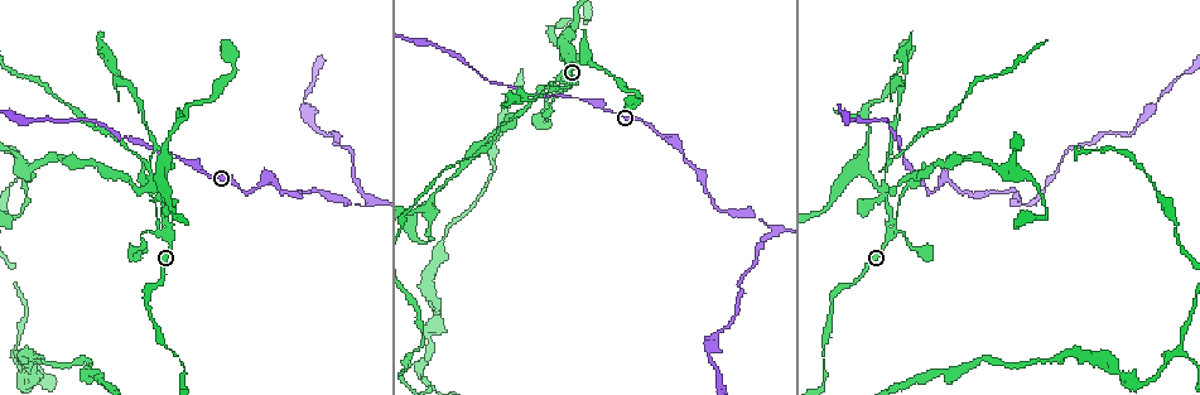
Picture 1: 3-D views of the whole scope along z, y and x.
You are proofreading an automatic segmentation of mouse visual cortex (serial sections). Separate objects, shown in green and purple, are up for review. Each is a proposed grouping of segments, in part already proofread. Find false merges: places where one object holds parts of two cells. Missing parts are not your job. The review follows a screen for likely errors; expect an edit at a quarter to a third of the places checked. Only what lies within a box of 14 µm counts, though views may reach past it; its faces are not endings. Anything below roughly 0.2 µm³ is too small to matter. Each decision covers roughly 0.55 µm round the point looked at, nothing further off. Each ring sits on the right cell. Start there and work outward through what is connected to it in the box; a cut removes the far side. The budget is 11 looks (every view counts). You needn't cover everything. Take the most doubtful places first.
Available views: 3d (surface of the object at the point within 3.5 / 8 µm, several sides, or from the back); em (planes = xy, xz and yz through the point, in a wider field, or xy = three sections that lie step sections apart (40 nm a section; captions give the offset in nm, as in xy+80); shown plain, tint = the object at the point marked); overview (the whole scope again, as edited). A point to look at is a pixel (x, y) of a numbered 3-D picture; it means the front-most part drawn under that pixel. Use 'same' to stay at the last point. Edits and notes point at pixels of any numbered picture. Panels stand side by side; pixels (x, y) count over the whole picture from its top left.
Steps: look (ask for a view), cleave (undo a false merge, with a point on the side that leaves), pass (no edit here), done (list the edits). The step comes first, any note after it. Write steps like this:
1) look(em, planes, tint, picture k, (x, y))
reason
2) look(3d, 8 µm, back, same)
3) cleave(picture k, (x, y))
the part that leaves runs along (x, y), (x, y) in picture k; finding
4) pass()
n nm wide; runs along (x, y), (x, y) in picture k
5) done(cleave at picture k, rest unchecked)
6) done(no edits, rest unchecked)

look(3d, 3.5 µm, picture 1, (886, 186))
thin neck

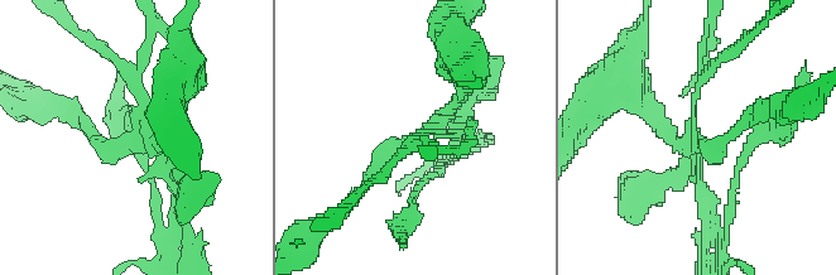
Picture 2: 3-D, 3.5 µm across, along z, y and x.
look(em, xy, step 5, tint, picture 2, (690, 135))
shape alone is not enough

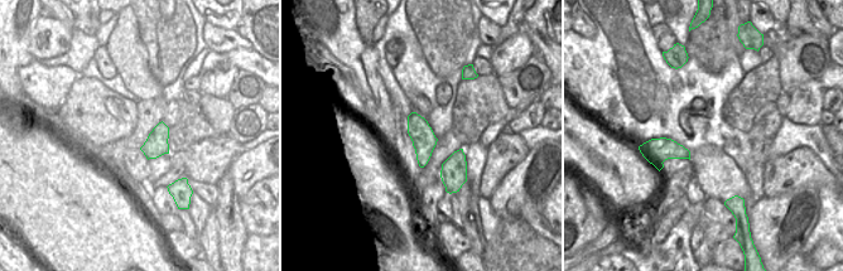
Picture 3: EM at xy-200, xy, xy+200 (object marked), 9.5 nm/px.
pass()
all the same cell

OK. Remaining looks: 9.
look(3d, 3.5 µm, picture 1, (171, 130))
thin neck

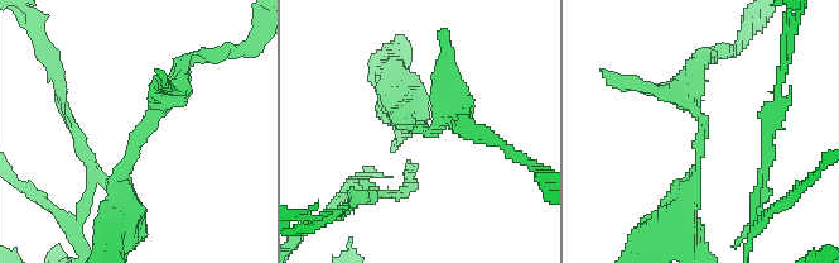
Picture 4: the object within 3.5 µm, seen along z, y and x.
look(em, xy, step 3, tint, picture 4, (701, 131))
arms of 250, 300 nm; now the EM

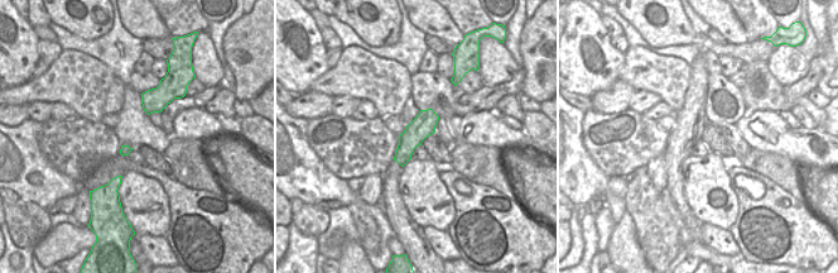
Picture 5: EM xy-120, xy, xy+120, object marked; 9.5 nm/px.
pass()
220 nm wide; runs along (124, 207), (124, 168), (182, 67) in picture 4; one cell here

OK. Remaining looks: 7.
look(3d, 3.5 µm, picture 1, (278, 182))
sharp bend

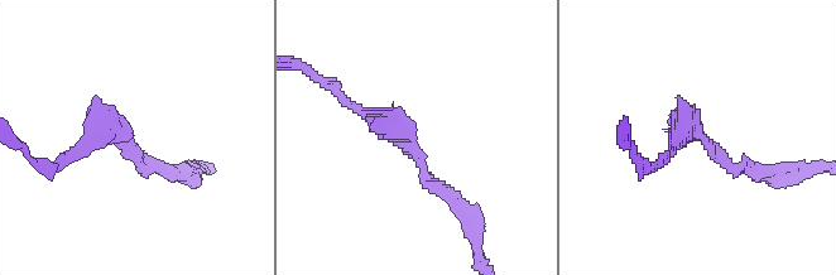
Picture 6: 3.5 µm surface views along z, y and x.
look(em, xy, step 2, tint, picture 6, (711, 148))
arms of 150, 200 nm

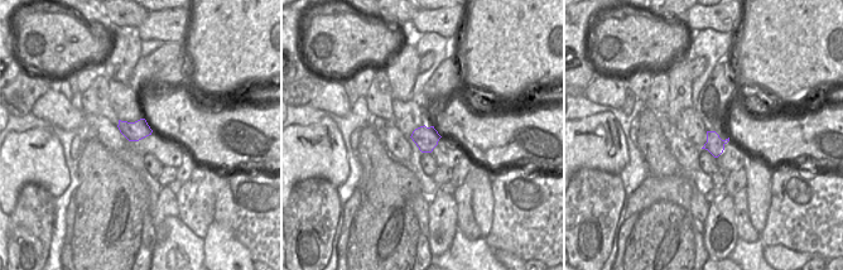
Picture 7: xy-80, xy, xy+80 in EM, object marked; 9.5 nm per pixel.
pass()
runs along (359, 109), (464, 208) in picture 6; one cell here

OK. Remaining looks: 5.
look(3d, 8 µm, picture 1, (1033, 203))
sharp bend

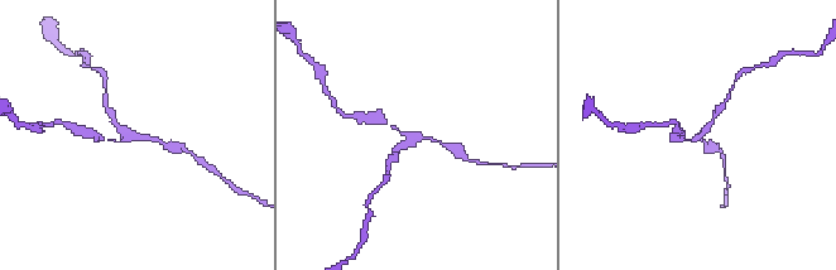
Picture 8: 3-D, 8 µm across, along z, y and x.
look(em, xy, step 1, tint, picture 8, (698, 139))
3 arms; arms of 150, 150, 200 nm

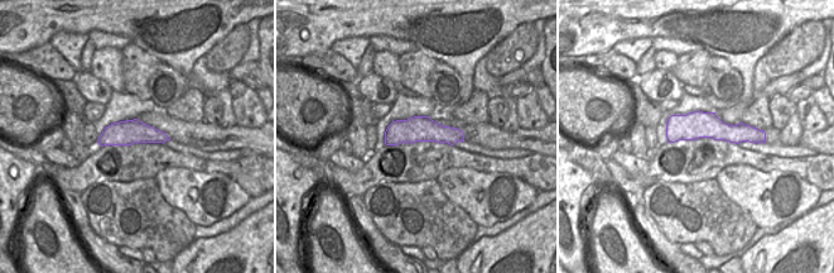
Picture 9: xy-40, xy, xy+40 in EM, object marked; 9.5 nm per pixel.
pass()
all the same cell

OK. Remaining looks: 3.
done(no edits, rest unchecked)

